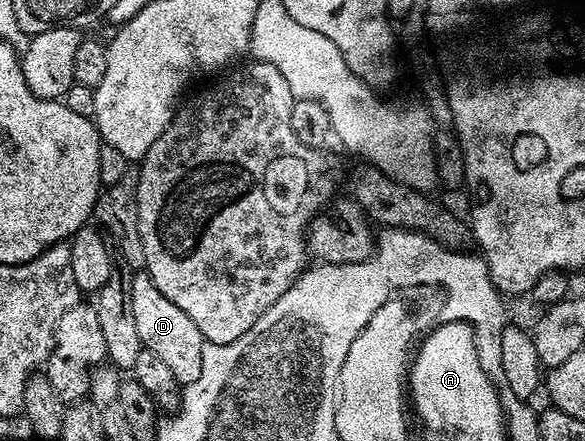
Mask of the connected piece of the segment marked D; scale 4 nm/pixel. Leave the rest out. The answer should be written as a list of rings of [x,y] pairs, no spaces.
[[[137,272],[132,275],[133,282],[128,283],[131,292],[131,309],[135,316],[135,325],[139,332],[139,340],[144,349],[155,352],[159,360],[164,360],[175,380],[182,387],[189,386],[195,380],[199,380],[199,372],[203,372],[203,348],[207,345],[205,338],[195,328],[195,320],[182,312],[151,280],[151,276],[144,272]]]

